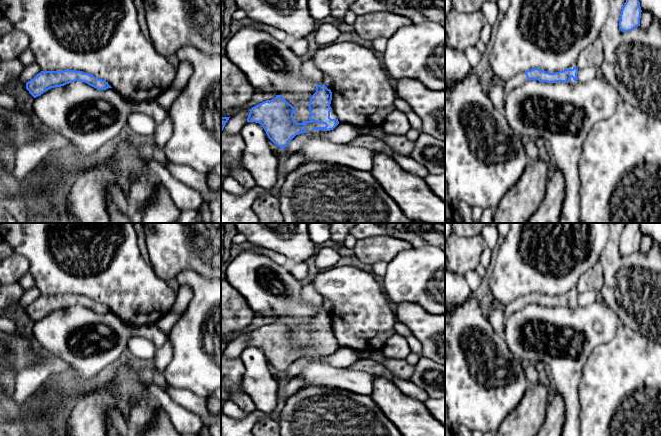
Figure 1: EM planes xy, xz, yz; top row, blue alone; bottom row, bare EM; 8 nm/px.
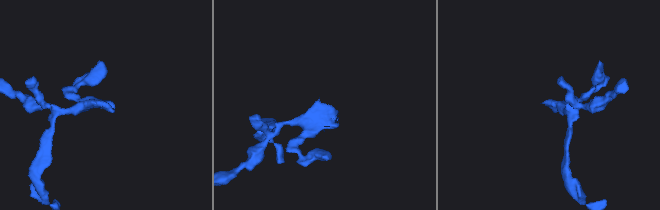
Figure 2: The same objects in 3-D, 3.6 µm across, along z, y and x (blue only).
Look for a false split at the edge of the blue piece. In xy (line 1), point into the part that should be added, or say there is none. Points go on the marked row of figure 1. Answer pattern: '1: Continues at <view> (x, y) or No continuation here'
1: No continuation here

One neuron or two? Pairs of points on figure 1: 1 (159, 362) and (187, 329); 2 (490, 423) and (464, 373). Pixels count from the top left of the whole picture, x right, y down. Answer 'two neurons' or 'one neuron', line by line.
1: two neurons
2: one neuron

